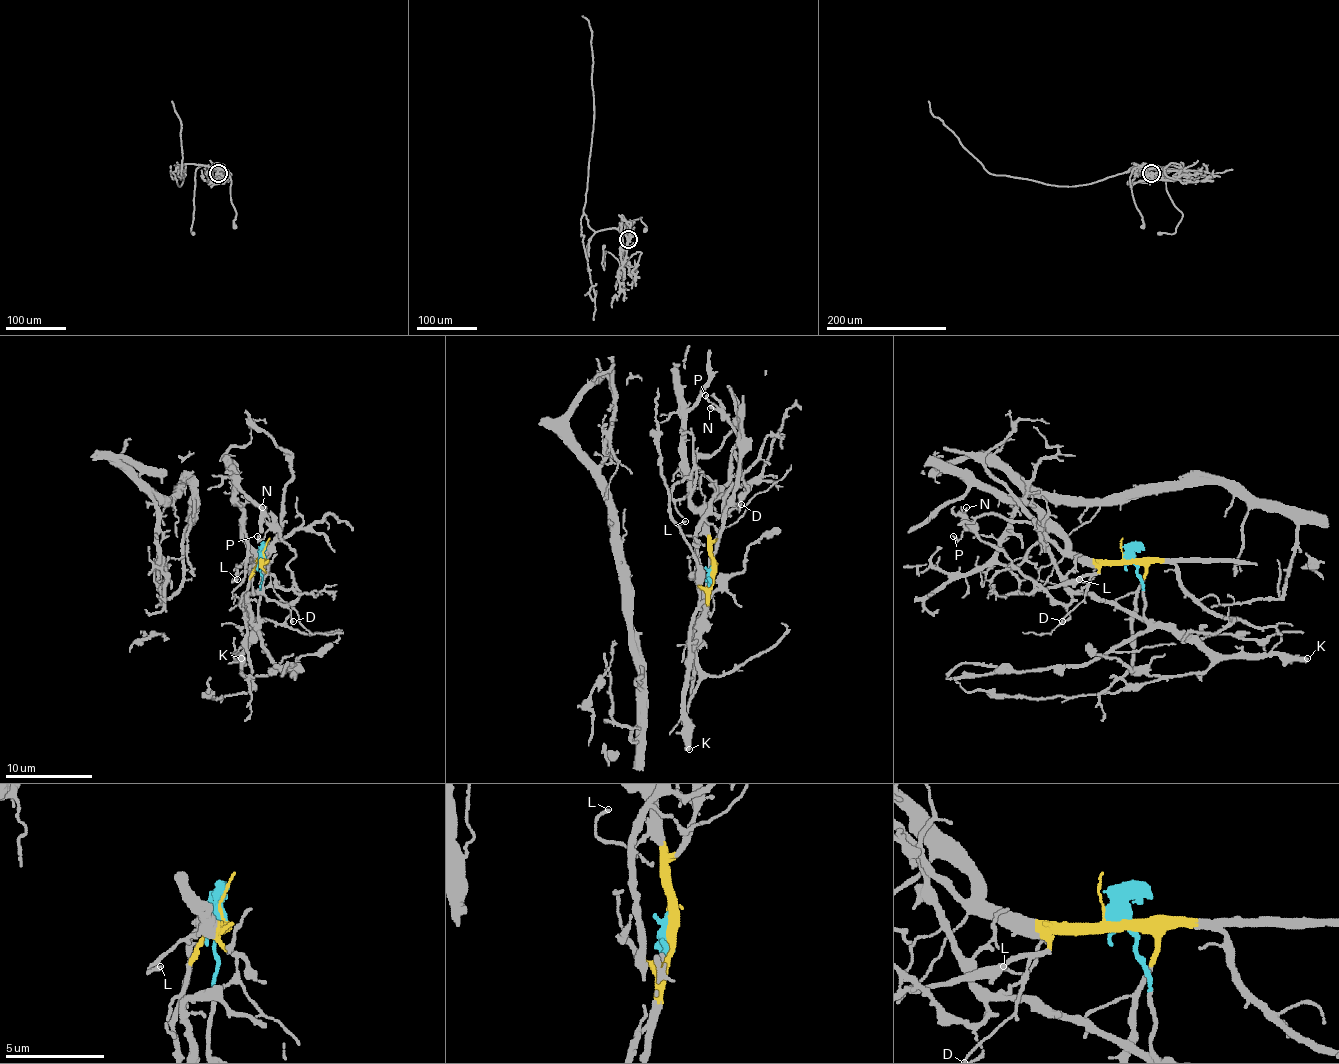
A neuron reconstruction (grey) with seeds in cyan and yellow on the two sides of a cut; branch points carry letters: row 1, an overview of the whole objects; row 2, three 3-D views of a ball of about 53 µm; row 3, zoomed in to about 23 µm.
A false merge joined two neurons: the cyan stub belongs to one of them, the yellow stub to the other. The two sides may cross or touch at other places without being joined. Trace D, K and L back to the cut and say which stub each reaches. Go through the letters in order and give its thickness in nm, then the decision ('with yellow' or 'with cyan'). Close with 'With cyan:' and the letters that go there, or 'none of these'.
D: 120 nm | with cyan
K: 480 nm | with cyan
L: 140 nm | with yellow
With cyan: D, K

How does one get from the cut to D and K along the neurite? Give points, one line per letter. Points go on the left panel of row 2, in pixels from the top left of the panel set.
D: (263, 561), (259, 615), (255, 619), (248, 604), (250, 593), (261, 593), (281, 602), (294, 622)
K: (263, 561), (259, 624), (237, 654), (242, 658)

